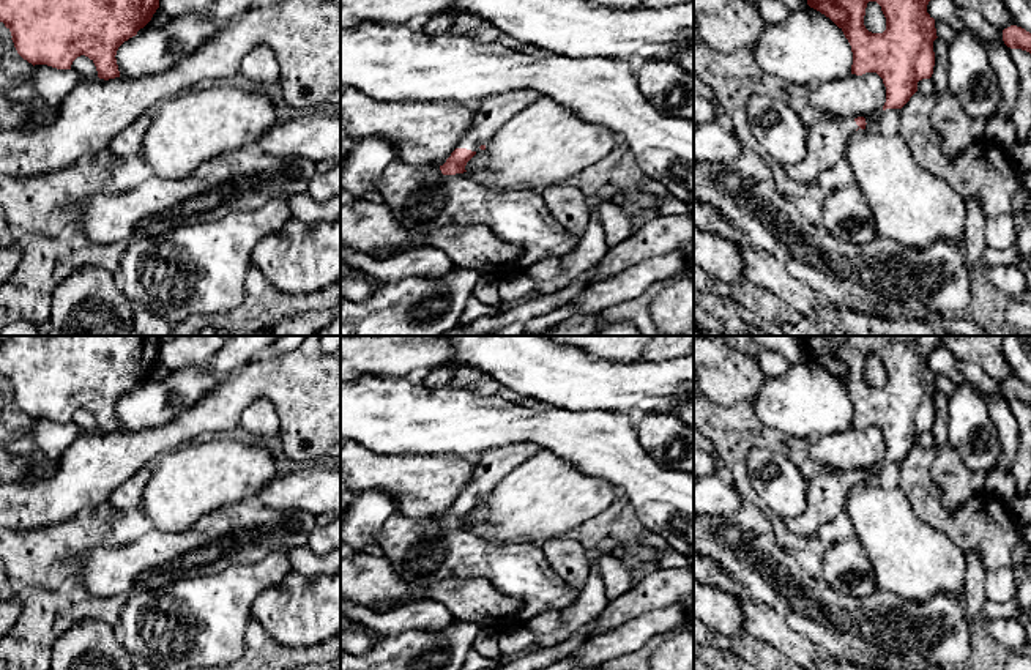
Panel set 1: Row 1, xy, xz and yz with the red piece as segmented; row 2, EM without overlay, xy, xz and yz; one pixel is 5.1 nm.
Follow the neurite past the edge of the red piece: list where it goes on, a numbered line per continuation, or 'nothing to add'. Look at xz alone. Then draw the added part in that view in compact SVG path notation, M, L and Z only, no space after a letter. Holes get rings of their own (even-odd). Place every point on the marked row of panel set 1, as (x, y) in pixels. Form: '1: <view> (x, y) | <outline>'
1: xz (494, 112) | M512 90L484 98L479 109L473 112L473 123L457 148L476 151L481 145L487 145L514 115L538 98L536 90Z

